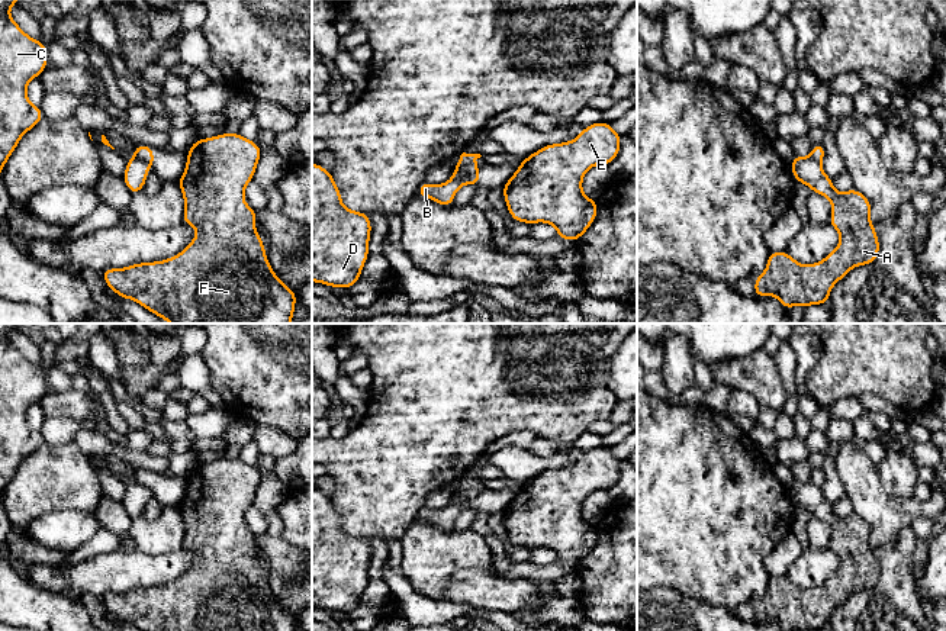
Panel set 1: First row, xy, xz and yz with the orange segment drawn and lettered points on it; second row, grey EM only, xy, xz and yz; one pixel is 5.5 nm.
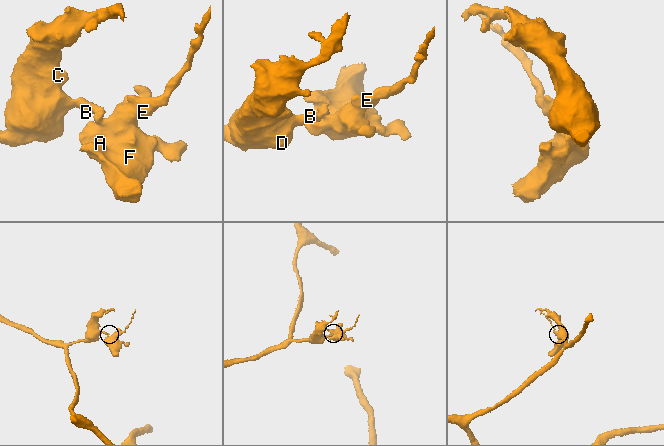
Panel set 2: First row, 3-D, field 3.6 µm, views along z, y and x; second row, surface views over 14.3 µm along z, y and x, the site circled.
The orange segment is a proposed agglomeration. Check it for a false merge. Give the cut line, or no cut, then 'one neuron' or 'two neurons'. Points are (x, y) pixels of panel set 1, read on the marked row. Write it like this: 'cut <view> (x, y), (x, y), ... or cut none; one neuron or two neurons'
cut xz (476, 166), (463, 176), (453, 177); two neurons

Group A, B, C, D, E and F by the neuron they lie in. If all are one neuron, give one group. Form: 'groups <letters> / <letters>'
groups A E F / B C D

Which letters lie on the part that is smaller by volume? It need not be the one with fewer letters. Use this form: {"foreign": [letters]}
{"foreign": ["A", "E", "F"]}

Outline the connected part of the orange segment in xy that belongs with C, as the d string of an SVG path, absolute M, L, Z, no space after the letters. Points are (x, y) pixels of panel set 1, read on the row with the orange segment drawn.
M0 0L0 176L6 161L16 149L20 138L44 119L41 107L33 106L28 100L26 88L28 83L39 77L41 73L48 67L46 46L44 42L26 35L10 17L9 9L16 3L19 3L19 0Z

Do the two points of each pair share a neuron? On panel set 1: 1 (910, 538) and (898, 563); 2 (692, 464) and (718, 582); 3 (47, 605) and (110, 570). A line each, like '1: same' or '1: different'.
1: same
2: same
3: different

